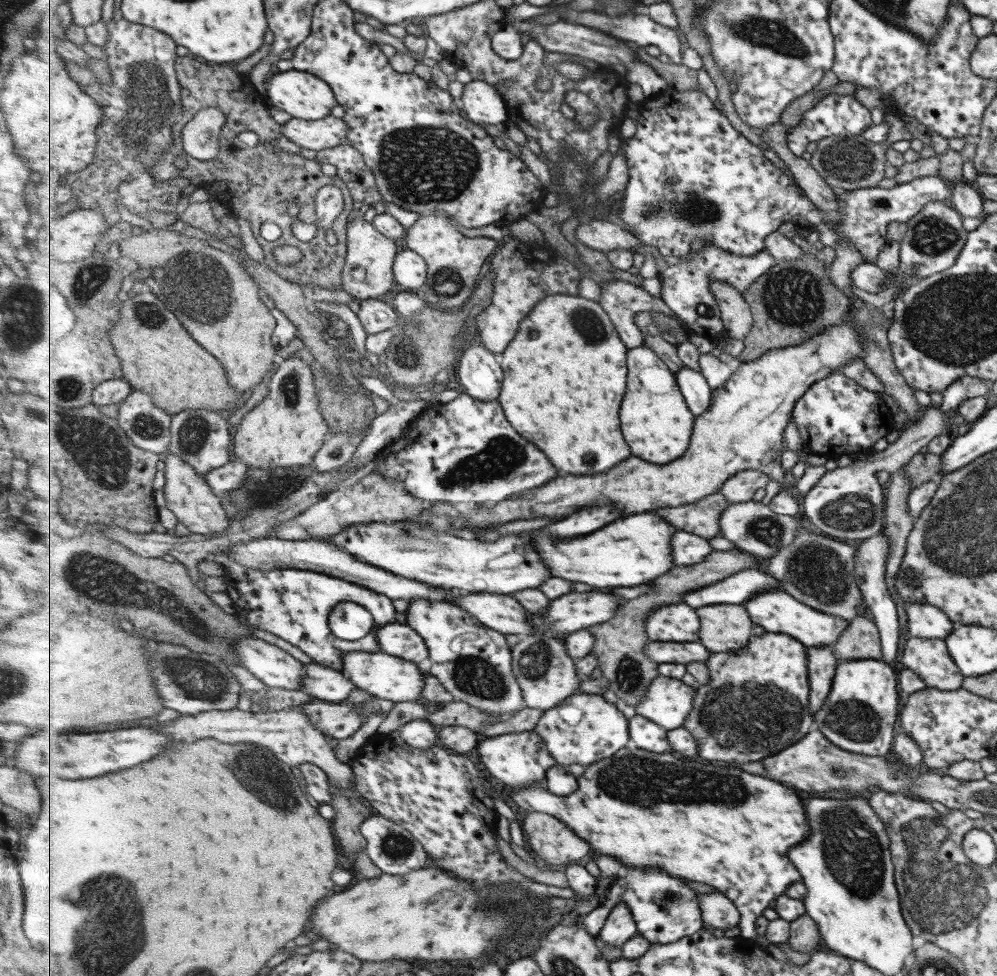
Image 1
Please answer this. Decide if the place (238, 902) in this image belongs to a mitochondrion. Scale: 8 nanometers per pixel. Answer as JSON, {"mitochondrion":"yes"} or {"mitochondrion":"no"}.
{"mitochondrion":"no"}

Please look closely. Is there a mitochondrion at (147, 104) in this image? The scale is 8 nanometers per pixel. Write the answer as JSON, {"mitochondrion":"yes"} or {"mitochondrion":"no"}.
{"mitochondrion":"yes"}

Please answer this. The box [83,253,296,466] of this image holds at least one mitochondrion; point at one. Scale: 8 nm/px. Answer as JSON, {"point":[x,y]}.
{"point":[194,432]}

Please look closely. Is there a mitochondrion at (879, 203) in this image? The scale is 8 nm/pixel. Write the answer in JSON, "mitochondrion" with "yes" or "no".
{"mitochondrion":"yes"}

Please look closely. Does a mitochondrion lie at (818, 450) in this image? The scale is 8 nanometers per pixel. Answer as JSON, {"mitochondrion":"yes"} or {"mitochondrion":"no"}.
{"mitochondrion":"no"}

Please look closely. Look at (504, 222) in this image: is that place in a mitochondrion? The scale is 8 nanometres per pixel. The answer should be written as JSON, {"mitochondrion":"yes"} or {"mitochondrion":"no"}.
{"mitochondrion":"no"}

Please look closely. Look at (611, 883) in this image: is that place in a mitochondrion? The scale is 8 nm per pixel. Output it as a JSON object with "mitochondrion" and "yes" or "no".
{"mitochondrion":"no"}

